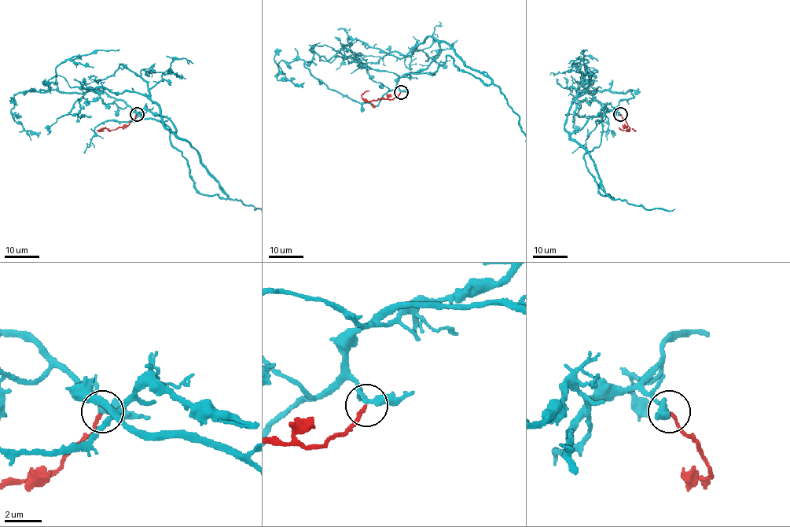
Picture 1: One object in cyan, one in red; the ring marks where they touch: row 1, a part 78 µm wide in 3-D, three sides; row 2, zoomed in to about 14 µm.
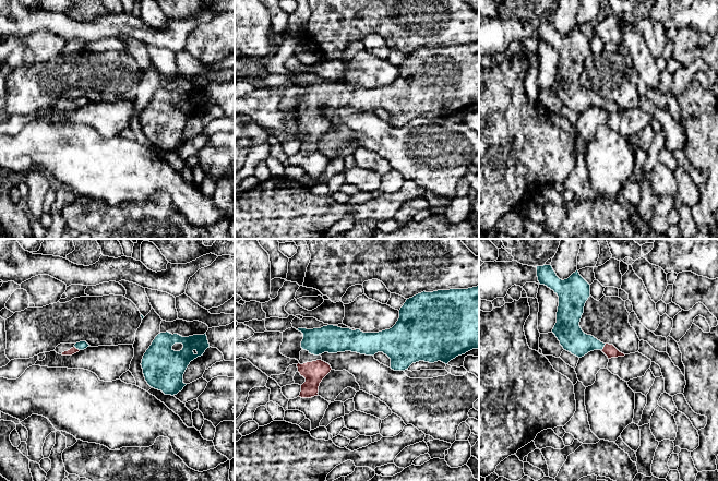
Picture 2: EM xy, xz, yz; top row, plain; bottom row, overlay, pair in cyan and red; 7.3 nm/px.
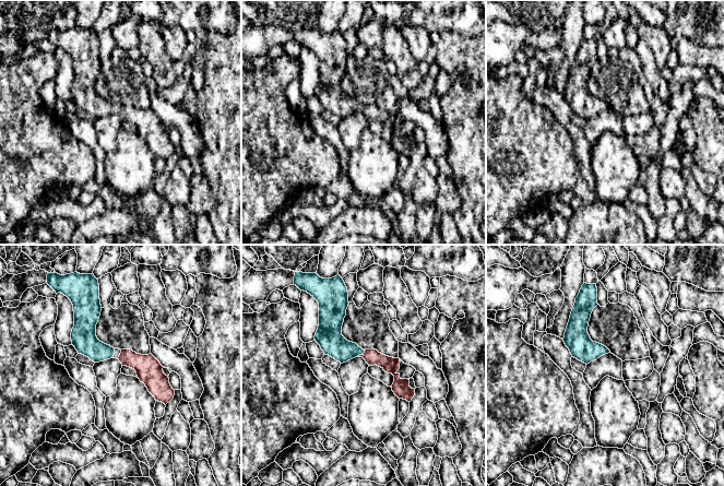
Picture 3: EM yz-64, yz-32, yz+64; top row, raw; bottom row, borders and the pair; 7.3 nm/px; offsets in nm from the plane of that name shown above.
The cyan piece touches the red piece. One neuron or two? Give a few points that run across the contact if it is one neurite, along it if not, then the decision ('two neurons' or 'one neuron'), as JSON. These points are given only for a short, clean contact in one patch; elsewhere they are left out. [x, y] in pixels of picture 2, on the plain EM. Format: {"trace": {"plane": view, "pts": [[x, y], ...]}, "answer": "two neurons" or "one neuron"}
{"trace": {"plane": "yz", "pts": [[572, 94], [578, 99], [603, 101], [609, 106]]}, "answer": "one neuron"}

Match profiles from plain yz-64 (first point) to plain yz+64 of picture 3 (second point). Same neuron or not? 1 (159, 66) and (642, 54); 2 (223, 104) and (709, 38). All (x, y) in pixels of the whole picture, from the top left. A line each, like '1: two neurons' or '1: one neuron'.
1: one neuron
2: two neurons

